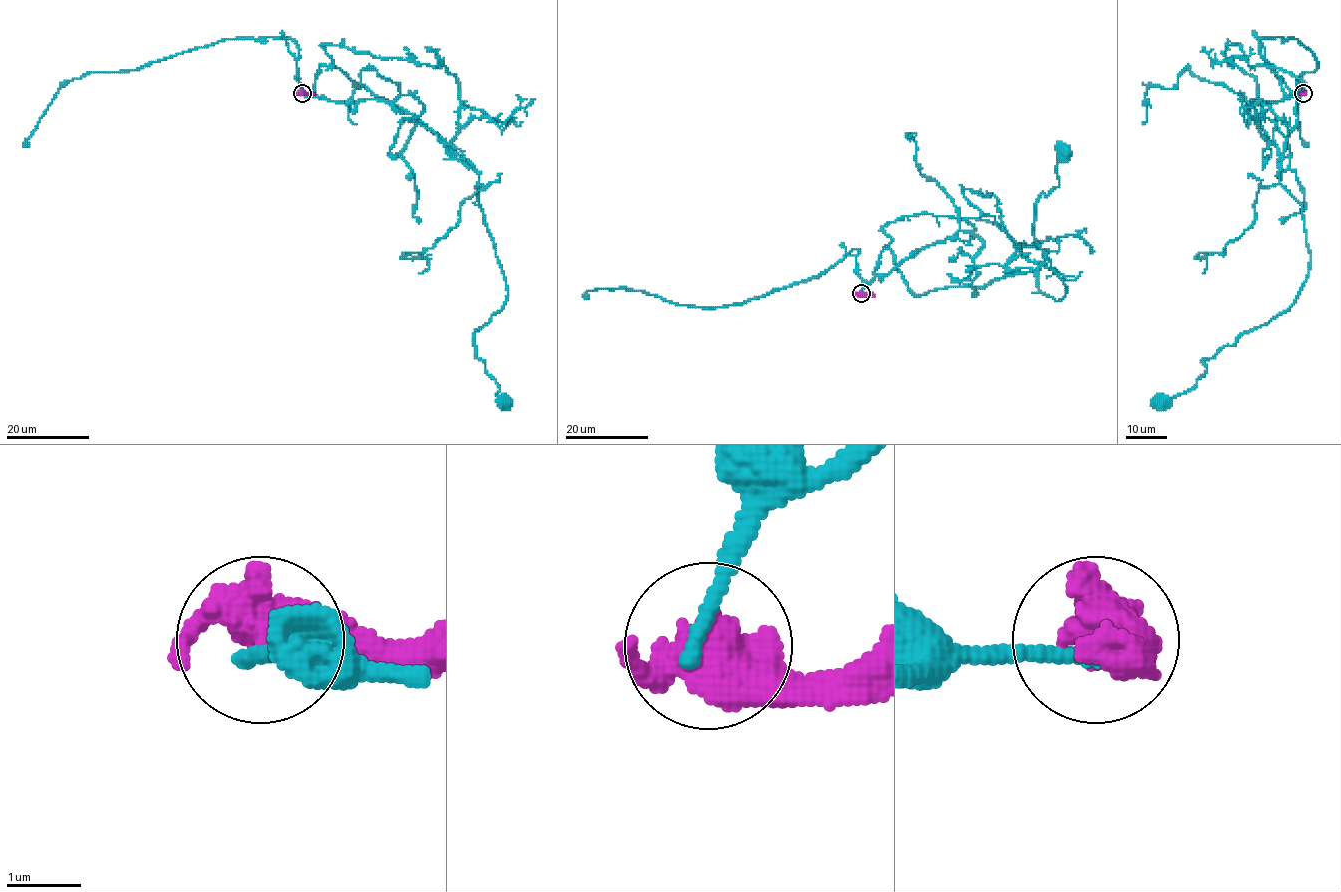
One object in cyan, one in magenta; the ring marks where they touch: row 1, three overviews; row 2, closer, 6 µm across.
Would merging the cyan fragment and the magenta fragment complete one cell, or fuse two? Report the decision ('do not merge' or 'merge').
do not merge

